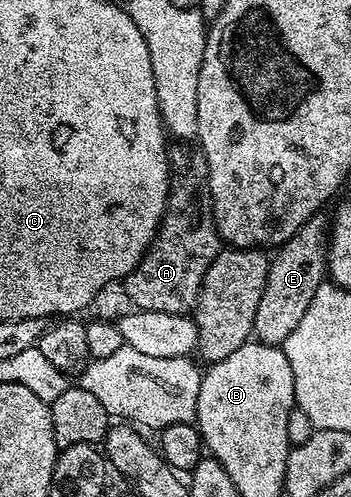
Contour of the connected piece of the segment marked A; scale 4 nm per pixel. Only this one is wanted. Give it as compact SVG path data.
M175 142L170 145L171 193L167 196L167 205L155 232L155 239L147 248L147 253L141 258L137 267L127 275L130 284L128 292L138 300L141 310L161 310L165 314L187 314L192 311L199 297L205 274L217 258L221 250L219 231L215 225L215 216L211 212L211 191L207 185L207 159L203 157L198 147L187 142Z

